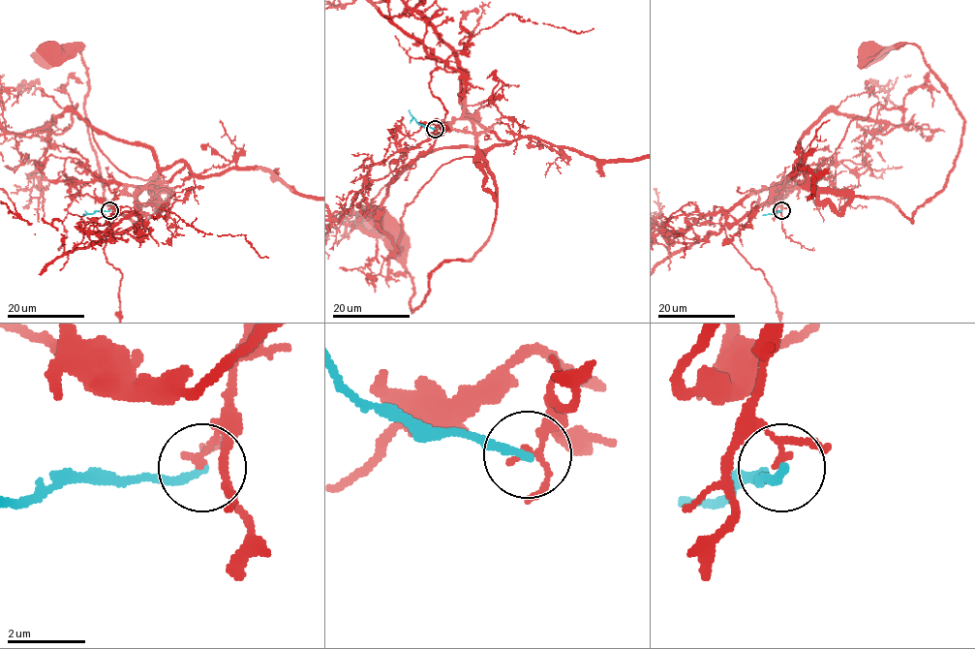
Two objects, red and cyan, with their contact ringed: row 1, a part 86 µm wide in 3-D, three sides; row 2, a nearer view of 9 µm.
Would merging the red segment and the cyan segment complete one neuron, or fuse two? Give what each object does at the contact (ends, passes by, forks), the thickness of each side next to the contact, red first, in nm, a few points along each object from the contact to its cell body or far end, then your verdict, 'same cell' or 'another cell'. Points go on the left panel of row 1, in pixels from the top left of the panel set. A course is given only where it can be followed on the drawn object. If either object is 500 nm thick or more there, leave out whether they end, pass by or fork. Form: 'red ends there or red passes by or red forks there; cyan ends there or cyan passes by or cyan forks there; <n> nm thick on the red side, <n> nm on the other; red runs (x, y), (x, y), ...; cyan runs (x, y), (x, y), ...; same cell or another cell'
red passes by; cyan ends there; 130 nm thick on the red side, 220 nm on the other; red runs (109, 210), (120, 185), (170, 196), (143, 221), (105, 200), (81, 49), (48, 53); cyan runs (109, 210), (84, 215); another cell

